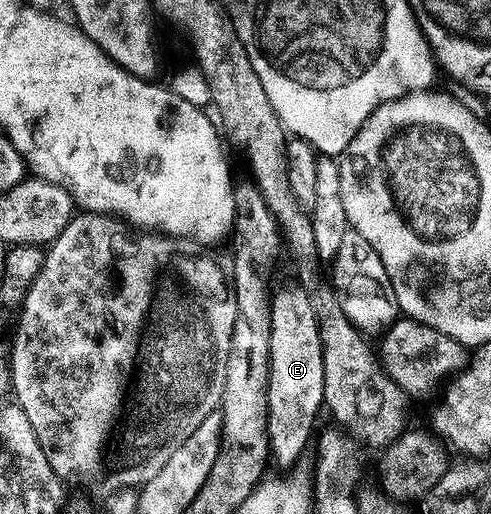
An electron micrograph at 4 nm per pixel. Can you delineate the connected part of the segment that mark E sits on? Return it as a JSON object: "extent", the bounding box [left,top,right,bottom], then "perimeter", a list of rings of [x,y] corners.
{"extent":[267,288,324,466],"perimeter":[[[282,288],[270,301],[270,381],[268,382],[267,438],[269,455],[290,466],[301,454],[314,428],[314,415],[323,411],[324,358],[316,310],[312,310],[309,291]]]}

